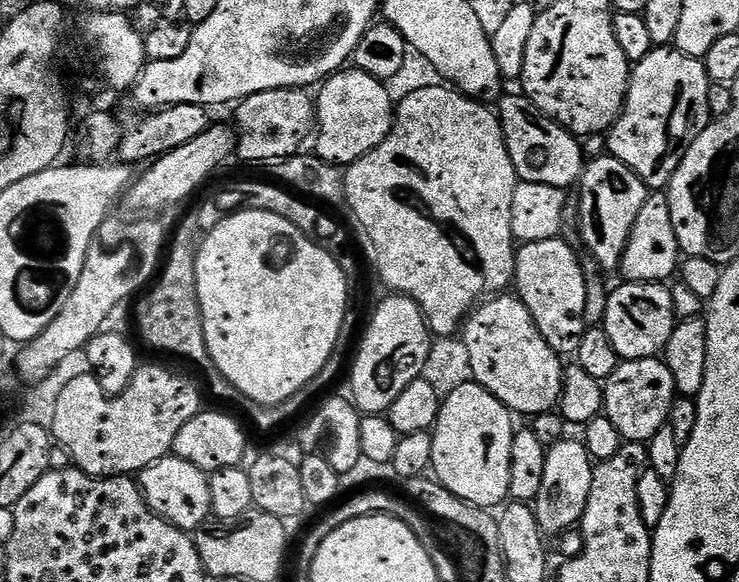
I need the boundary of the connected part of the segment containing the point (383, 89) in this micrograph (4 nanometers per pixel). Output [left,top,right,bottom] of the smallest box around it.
[314,66,394,166]

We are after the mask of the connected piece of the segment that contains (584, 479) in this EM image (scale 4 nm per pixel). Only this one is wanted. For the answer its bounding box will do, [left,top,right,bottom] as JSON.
[534,438,594,538]

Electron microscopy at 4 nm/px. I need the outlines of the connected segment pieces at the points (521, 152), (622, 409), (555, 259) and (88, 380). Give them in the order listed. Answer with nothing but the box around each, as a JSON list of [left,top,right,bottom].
[[498,94,586,190],[603,359,678,442],[514,238,586,357],[51,364,201,476]]

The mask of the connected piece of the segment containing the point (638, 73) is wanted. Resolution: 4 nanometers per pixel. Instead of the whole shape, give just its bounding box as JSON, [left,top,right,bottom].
[607,46,709,190]

